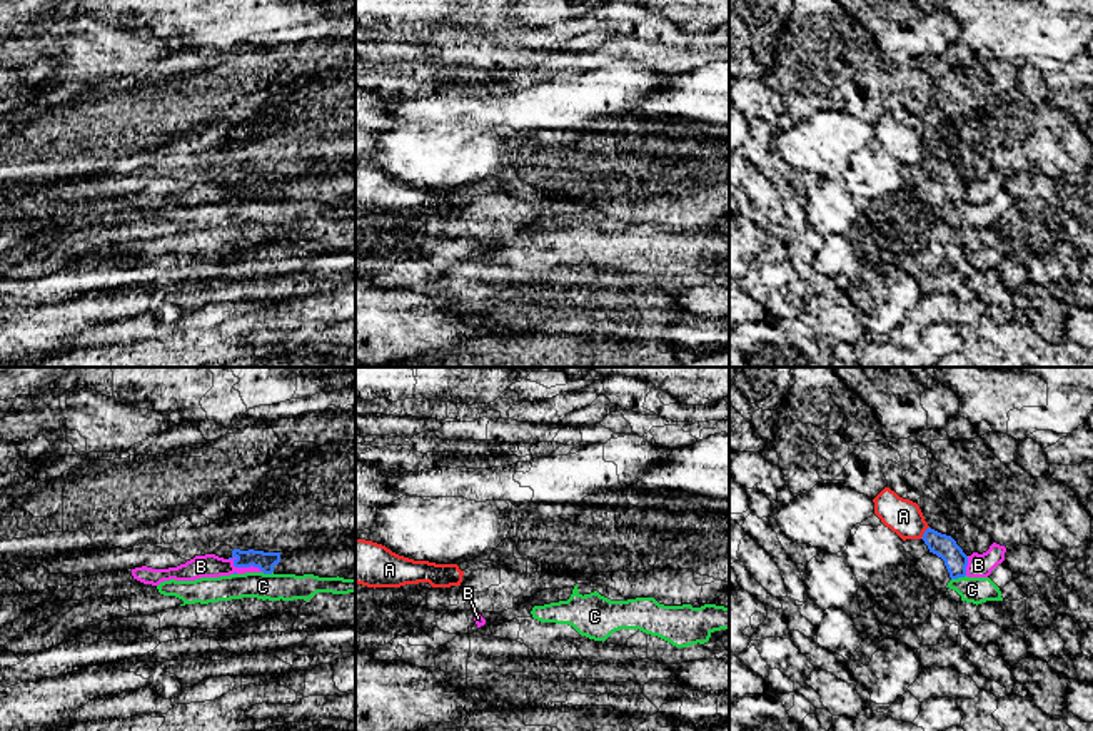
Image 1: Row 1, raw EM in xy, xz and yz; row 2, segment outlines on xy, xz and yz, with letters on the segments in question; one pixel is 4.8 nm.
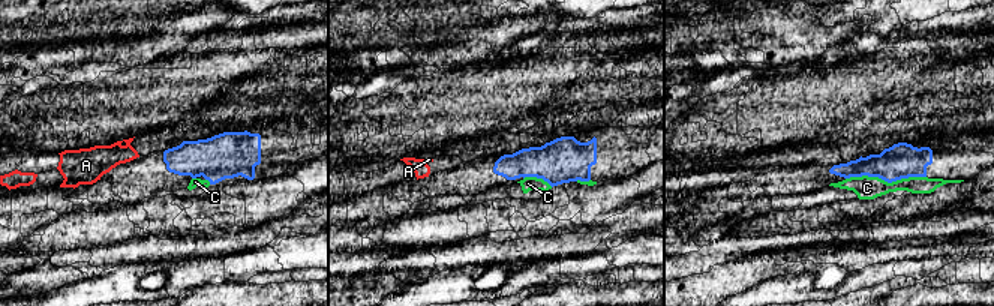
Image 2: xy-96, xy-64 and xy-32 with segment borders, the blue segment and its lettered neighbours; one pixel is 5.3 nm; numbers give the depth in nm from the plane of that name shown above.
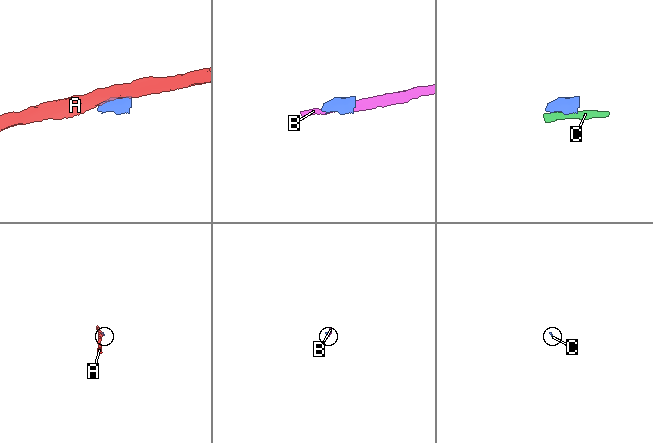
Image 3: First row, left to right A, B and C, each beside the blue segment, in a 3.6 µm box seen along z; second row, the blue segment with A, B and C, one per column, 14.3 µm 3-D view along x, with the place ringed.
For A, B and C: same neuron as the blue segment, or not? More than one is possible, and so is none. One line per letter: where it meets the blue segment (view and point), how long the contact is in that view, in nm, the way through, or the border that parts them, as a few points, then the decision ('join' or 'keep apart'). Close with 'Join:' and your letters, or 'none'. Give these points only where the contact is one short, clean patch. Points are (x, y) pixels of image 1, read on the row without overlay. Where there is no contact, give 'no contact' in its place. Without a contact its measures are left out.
A: meets blue in yz at (925, 159); contact 80 nm long; border along yz (928, 152), (920, 164); keep apart
B: meets blue in xy at (246, 192); contact 180 nm long; border along xy (229, 184), (236, 192), (257, 192), (262, 197); keep apart
C: meets blue in yz at (958, 202); contact 80 nm long; border along yz (965, 201), (951, 206); keep apart
Join: none

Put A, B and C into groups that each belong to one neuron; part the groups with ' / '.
A / B / C

